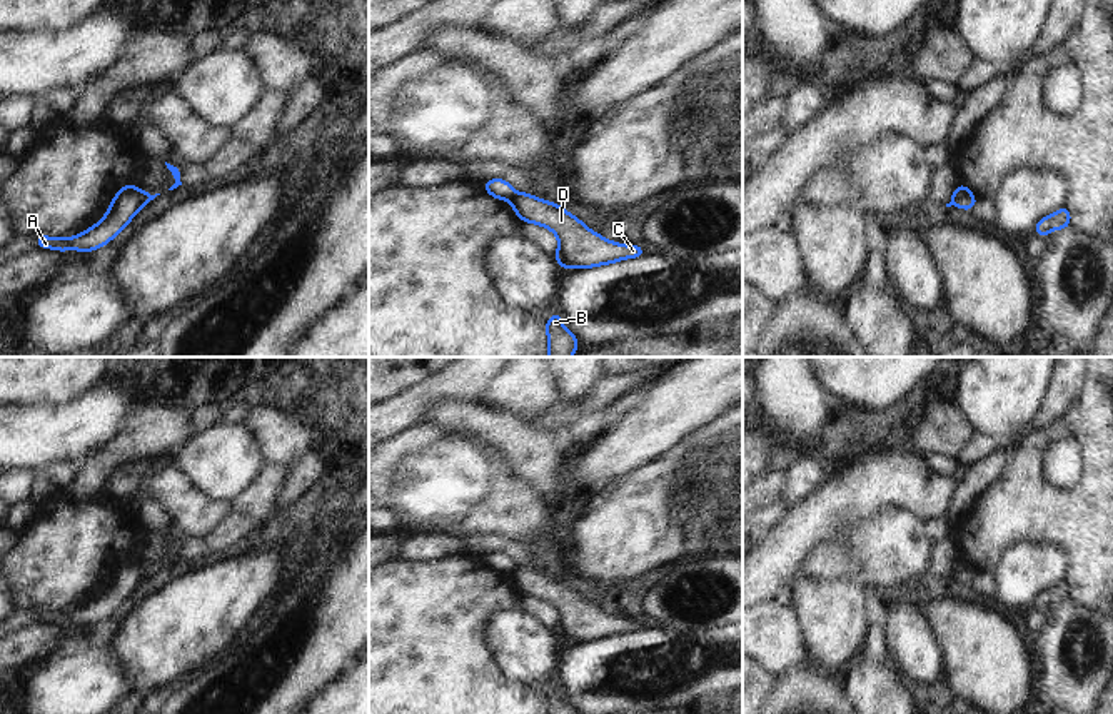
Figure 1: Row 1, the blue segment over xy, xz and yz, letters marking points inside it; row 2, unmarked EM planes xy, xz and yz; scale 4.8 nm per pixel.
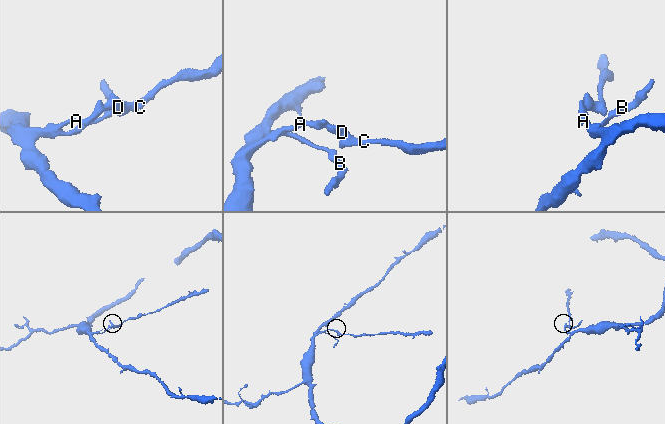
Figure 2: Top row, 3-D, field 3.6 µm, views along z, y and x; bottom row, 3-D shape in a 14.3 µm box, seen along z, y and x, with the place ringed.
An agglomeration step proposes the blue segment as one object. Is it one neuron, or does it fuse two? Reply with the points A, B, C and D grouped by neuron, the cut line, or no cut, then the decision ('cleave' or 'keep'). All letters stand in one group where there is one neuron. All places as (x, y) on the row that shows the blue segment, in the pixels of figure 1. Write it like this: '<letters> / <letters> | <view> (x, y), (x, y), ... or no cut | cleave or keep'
A B / C D | xz (516, 194), (509, 199) | cleave

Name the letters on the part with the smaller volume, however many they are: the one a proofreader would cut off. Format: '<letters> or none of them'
C, D

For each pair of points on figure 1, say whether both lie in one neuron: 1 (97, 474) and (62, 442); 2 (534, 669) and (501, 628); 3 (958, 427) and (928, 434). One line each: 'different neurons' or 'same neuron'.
1: different neurons
2: same neuron
3: same neuron

